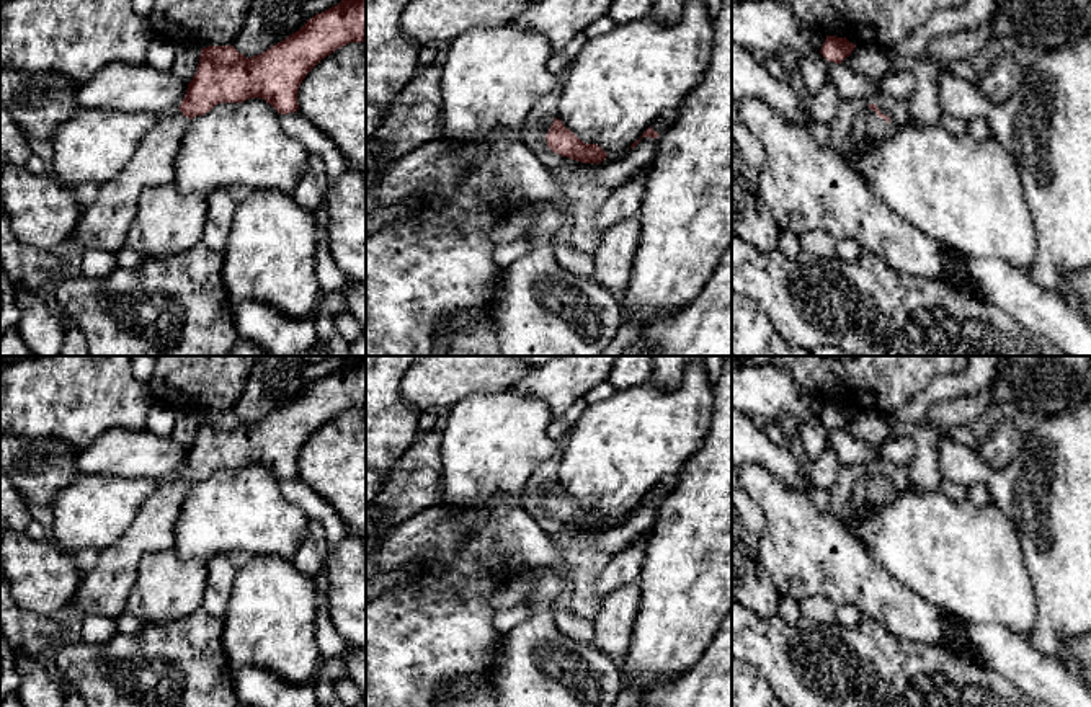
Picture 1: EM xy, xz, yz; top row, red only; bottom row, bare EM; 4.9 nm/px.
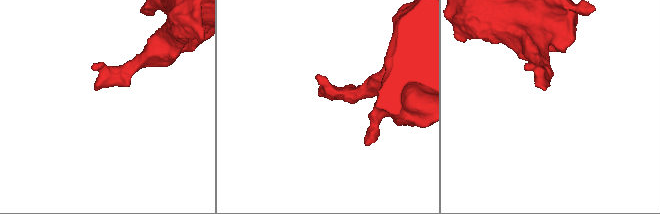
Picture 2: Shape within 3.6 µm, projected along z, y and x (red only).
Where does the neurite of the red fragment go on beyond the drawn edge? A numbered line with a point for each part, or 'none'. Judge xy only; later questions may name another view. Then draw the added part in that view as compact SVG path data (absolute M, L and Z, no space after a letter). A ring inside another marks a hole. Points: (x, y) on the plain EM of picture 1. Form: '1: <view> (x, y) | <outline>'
1: xy (105, 588) | M180 474L158 482L121 539L101 550L98 563L82 576L73 596L80 611L109 619L124 612L140 558L173 549L175 522L189 488Z

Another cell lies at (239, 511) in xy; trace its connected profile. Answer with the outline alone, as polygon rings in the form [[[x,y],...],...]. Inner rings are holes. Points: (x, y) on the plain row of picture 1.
[[[263,464],[219,469],[191,485],[175,522],[173,550],[203,562],[220,554],[292,560],[307,524],[307,514],[283,496],[279,478]]]

